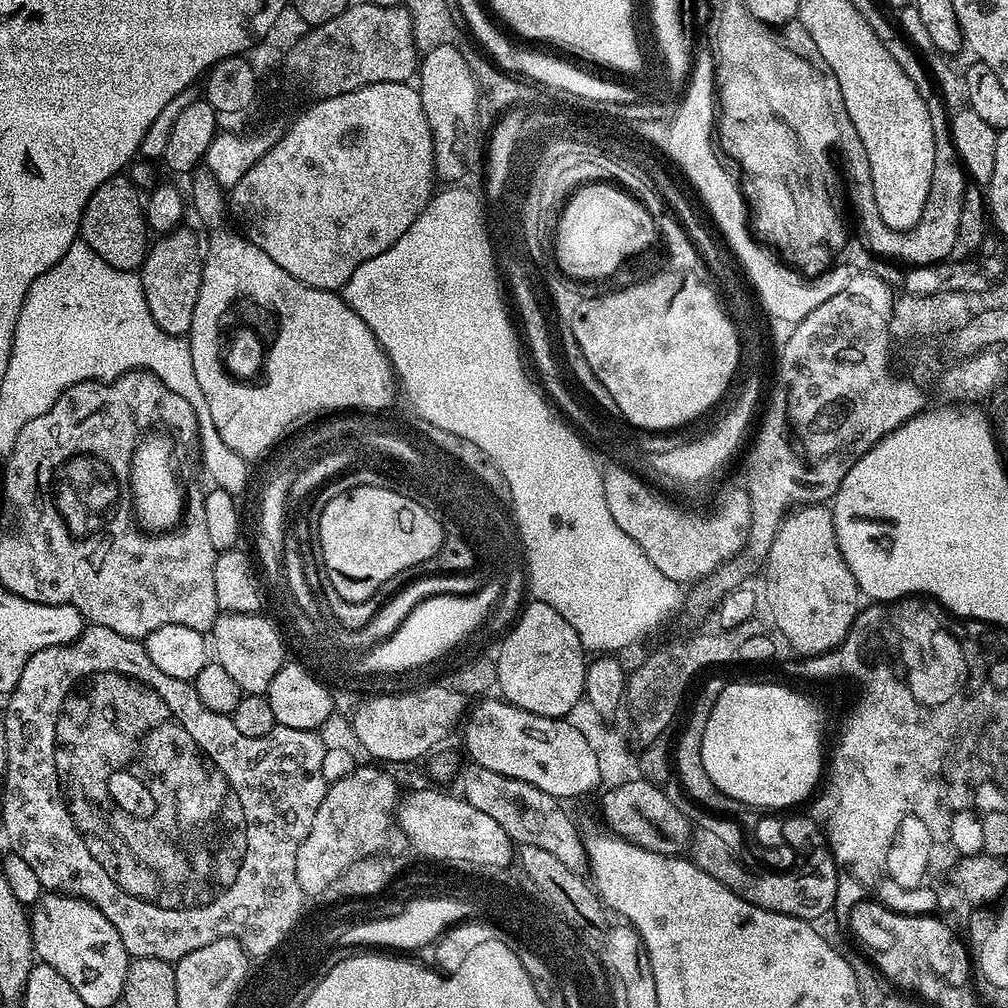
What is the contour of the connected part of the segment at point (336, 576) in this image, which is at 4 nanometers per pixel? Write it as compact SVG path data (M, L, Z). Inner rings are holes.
M374 486L349 488L346 494L338 494L338 498L334 498L318 518L318 552L322 557L323 571L327 572L332 588L343 599L354 603L370 598L388 578L400 571L416 569L426 562L439 550L443 540L444 528L434 513L394 490Z

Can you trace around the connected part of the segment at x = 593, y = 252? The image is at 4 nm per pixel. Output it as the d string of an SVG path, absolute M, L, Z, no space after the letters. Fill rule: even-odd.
M603 182L580 185L568 197L563 210L561 208L557 217L556 229L553 235L553 255L559 258L564 268L571 275L596 276L605 275L626 257L628 253L656 242L656 222L653 216L641 205L639 199L632 199L620 188Z

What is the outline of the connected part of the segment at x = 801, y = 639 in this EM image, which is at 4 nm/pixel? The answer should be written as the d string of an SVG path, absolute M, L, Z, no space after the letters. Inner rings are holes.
M806 504L785 516L764 566L763 599L768 599L777 633L784 635L797 657L820 656L849 639L848 632L862 608L862 593L840 553L831 507Z

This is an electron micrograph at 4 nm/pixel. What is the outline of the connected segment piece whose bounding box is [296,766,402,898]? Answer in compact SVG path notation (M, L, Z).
M357 766L348 776L330 784L322 806L318 806L318 814L314 814L314 826L310 834L306 834L306 842L298 846L298 886L302 886L305 897L323 897L325 884L333 876L340 873L340 868L348 864L348 860L358 862L367 852L377 849L401 849L400 832L393 827L390 818L393 801L398 797L398 787L392 774L383 772L383 767L363 768Z

